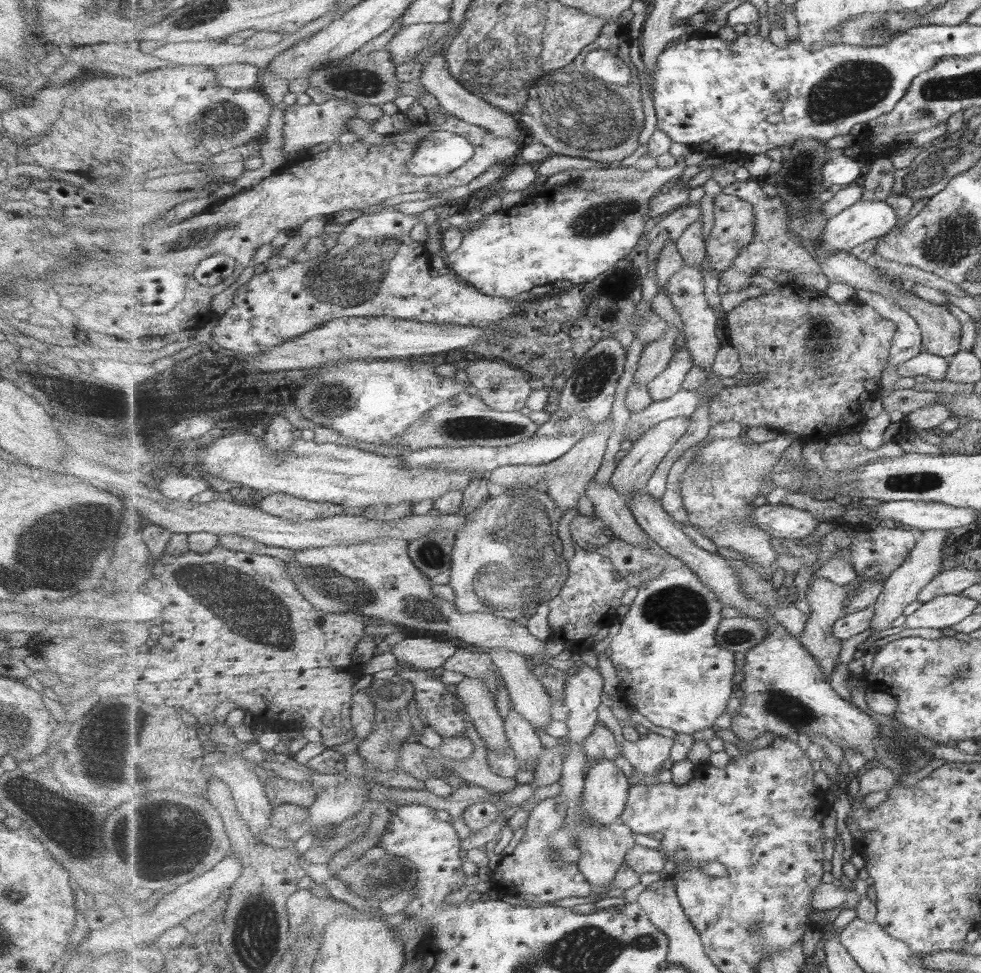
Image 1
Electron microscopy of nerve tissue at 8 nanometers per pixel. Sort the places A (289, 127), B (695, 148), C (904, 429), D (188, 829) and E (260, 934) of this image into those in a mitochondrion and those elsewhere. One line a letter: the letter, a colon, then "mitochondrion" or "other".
A: other
B: other
C: other
D: mitochondrion
E: mitochondrion

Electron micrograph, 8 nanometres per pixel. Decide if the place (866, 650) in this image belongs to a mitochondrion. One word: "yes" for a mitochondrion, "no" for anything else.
no

